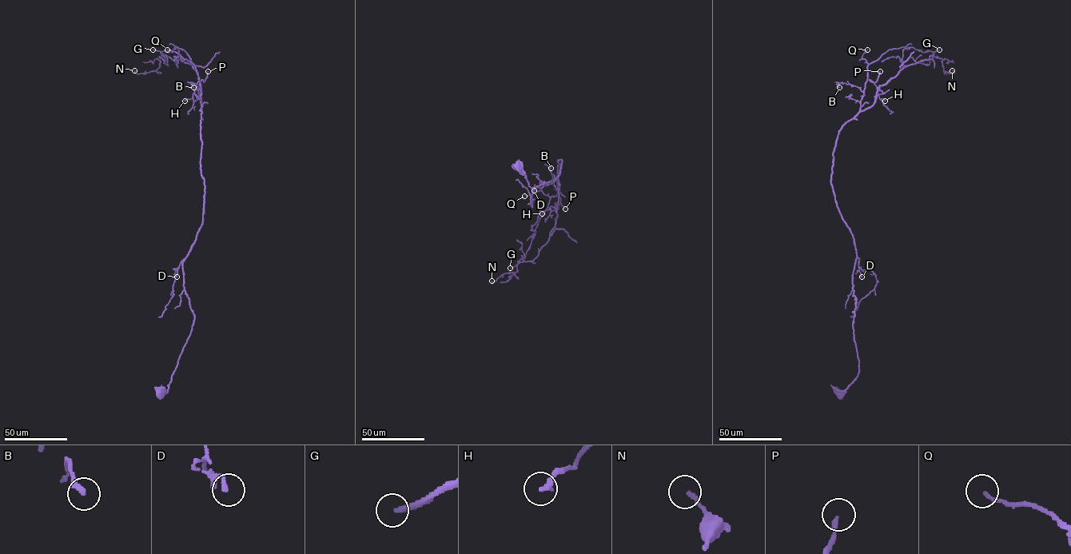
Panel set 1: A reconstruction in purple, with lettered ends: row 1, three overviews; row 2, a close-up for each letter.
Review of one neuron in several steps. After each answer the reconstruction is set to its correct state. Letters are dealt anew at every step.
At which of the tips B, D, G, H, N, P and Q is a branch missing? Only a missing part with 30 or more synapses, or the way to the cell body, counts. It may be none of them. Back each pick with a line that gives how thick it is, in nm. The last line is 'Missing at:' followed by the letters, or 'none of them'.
Missing at: none of them

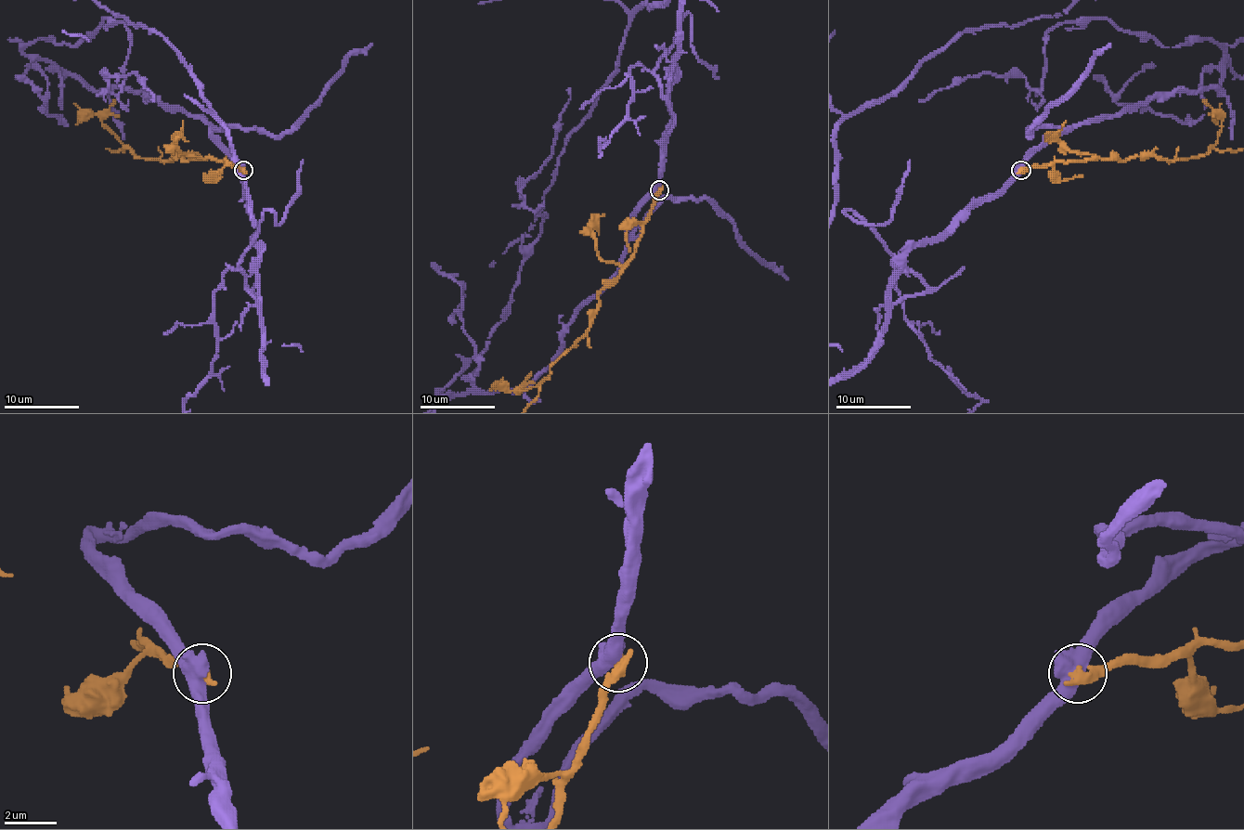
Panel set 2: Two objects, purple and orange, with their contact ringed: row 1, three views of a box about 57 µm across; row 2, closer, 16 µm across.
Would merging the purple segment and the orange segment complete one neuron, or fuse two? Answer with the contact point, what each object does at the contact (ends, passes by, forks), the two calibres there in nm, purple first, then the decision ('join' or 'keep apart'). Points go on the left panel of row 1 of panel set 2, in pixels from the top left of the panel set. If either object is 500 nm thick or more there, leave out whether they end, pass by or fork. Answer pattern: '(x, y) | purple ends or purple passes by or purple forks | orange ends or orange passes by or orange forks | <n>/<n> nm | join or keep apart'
(243, 170) | 600/440 nm | keep apart

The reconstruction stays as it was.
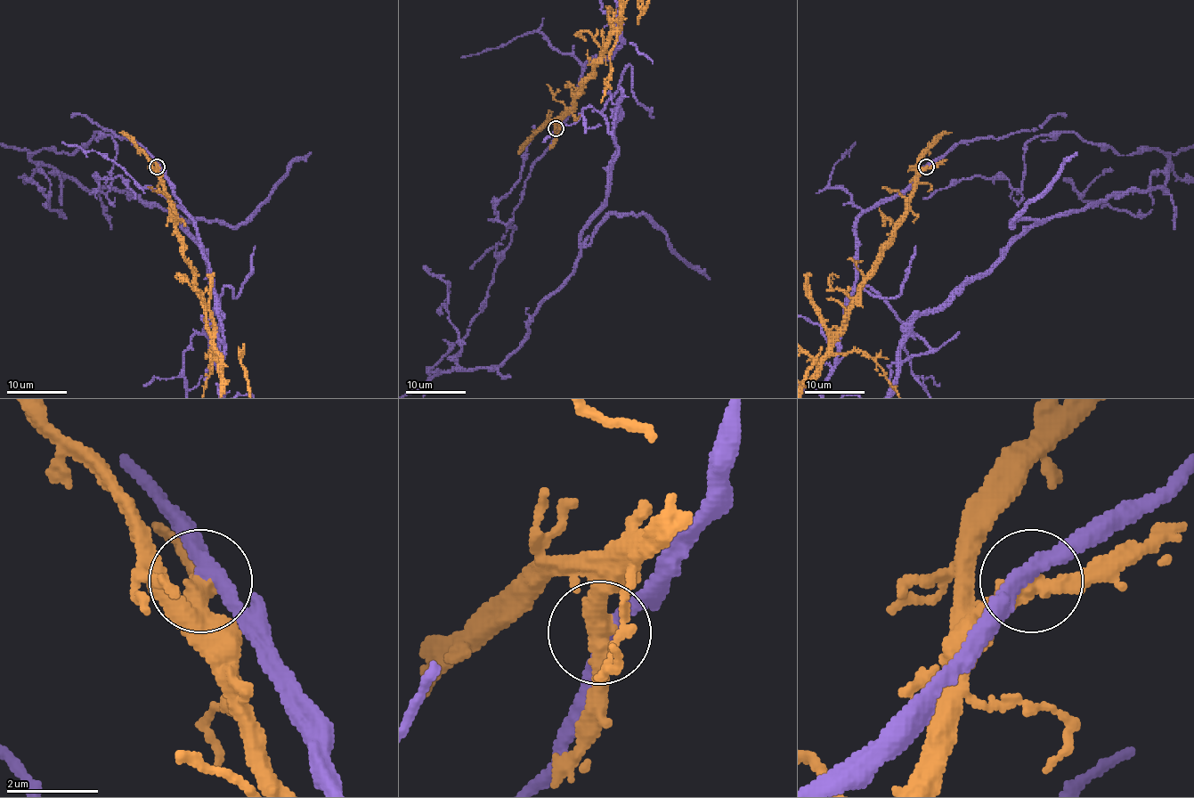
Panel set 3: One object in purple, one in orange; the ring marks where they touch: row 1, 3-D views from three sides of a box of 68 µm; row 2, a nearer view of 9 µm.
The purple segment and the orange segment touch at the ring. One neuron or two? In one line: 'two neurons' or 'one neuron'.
two neurons

